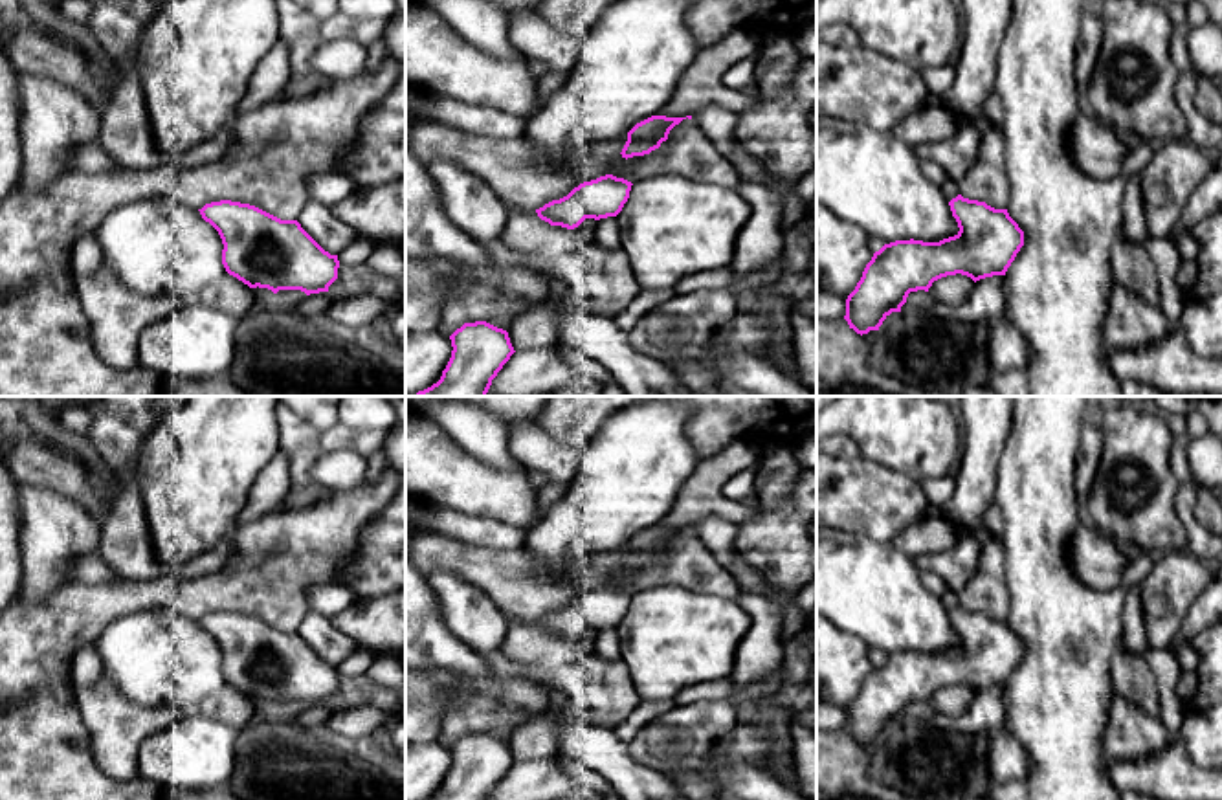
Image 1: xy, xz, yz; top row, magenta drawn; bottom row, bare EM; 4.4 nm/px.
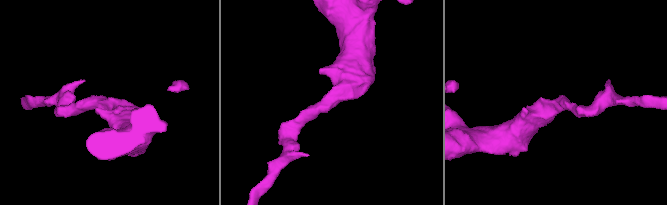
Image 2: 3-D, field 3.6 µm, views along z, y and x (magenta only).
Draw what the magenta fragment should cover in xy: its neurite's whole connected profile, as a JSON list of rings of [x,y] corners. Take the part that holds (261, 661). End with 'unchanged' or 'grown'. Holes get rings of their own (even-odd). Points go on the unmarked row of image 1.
[[[220,611],[198,620],[220,646],[226,683],[250,699],[328,703],[338,666],[325,662],[297,631],[281,631],[255,617]]]; unchanged

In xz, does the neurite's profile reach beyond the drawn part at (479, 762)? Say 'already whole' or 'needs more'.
already whole

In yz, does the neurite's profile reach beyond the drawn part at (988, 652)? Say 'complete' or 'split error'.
complete

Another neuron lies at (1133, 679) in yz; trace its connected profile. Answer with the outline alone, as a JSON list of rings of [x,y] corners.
[[[1119,642],[1110,661],[1110,673],[1119,695],[1160,717],[1160,690],[1143,655],[1128,653]]]

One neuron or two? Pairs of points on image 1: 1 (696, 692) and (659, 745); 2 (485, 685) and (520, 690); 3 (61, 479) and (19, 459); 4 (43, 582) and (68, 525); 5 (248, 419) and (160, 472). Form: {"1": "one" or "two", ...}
{"1": "two", "2": "one", "3": "one", "4": "one", "5": "one"}

